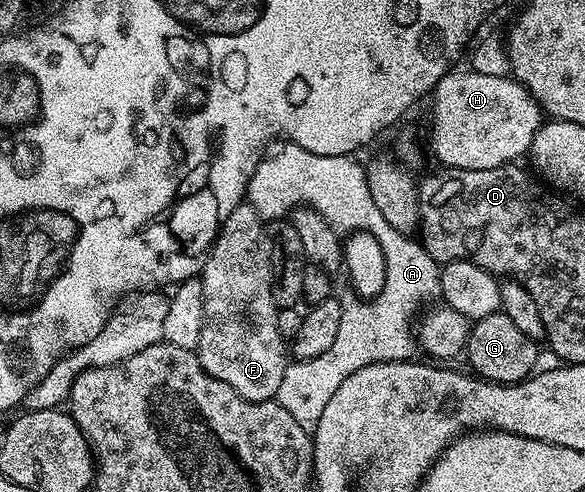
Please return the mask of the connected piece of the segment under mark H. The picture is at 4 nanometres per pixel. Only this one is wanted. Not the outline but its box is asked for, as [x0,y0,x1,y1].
[429,71,543,169]

